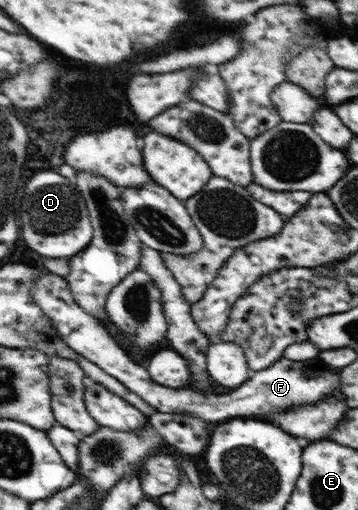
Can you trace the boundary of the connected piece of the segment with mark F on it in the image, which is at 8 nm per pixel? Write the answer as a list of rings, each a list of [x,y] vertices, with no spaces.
[[[41,271],[40,276],[34,280],[32,296],[34,296],[34,301],[42,307],[46,316],[51,319],[54,327],[59,331],[59,336],[73,351],[84,356],[86,360],[97,364],[106,374],[117,378],[124,386],[138,394],[146,404],[161,412],[163,417],[167,417],[170,413],[176,413],[192,415],[202,418],[202,420],[210,420],[210,422],[228,420],[228,418],[234,419],[238,416],[261,418],[266,414],[278,414],[278,412],[292,410],[294,406],[314,404],[314,402],[320,402],[328,396],[332,398],[334,390],[338,390],[341,386],[340,370],[321,359],[293,361],[286,357],[280,357],[264,370],[251,373],[246,382],[224,396],[204,396],[202,392],[190,388],[174,390],[164,388],[152,380],[146,368],[138,366],[132,360],[128,352],[114,340],[107,327],[80,308],[80,305],[74,301],[65,278],[52,273],[44,274]]]

